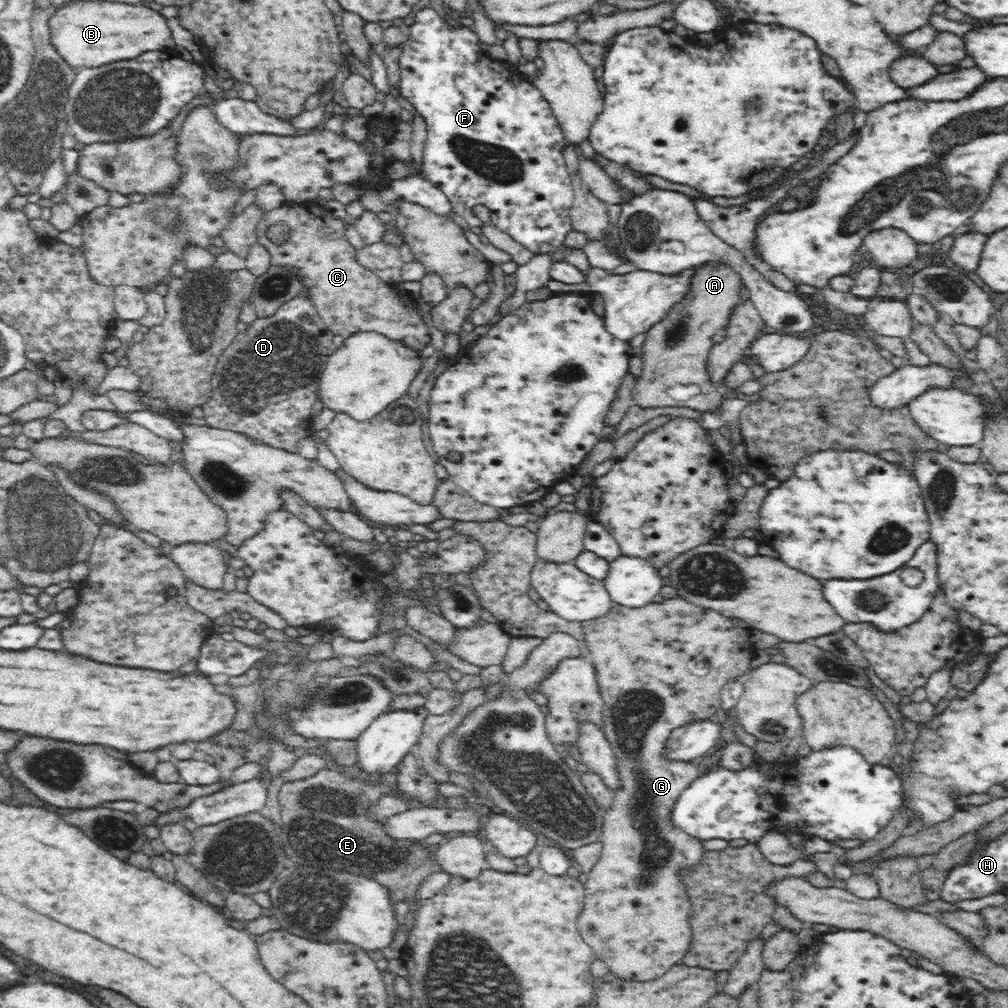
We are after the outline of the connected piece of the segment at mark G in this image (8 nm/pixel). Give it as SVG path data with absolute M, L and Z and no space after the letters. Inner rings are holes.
M681 597L671 600L664 600L661 604L650 603L640 608L628 608L621 604L614 603L607 615L596 617L582 623L586 638L584 645L590 650L590 661L596 666L599 673L599 685L602 688L603 699L605 700L602 726L604 734L608 734L608 739L612 745L617 766L617 788L613 789L613 800L610 808L605 808L603 816L603 837L601 838L603 855L588 873L587 883L584 883L585 897L583 907L576 919L576 924L580 928L580 934L588 942L588 946L596 952L600 961L606 963L616 979L622 981L634 981L641 983L651 983L653 980L662 979L672 967L682 965L682 960L692 948L692 926L690 925L690 914L692 914L692 901L690 888L686 878L690 872L696 871L704 858L706 850L702 839L698 836L688 834L684 829L675 824L674 809L679 806L680 798L687 788L702 776L702 766L688 760L676 760L670 757L667 752L667 740L671 732L678 727L711 718L715 712L720 712L721 708L721 686L726 680L742 677L746 678L749 672L750 658L752 658L752 644L748 644L748 624L744 620L728 620L726 616L703 606L692 604Z

